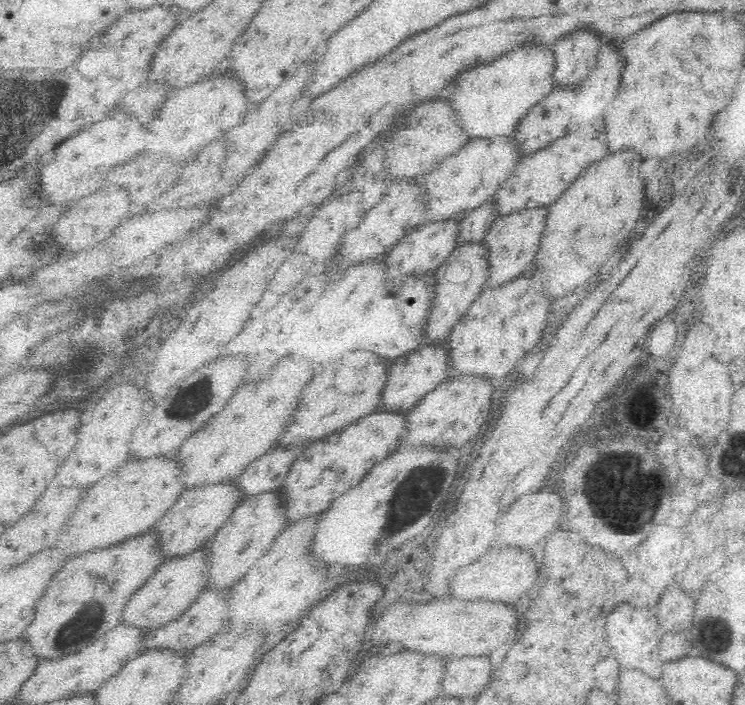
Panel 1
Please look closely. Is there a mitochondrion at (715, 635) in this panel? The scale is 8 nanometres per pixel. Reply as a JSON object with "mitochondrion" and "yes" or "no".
{"mitochondrion":"yes"}

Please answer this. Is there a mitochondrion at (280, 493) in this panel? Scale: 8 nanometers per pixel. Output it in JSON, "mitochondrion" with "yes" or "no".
{"mitochondrion":"no"}

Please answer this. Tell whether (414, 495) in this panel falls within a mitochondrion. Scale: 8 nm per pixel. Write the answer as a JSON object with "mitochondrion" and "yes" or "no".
{"mitochondrion":"yes"}

